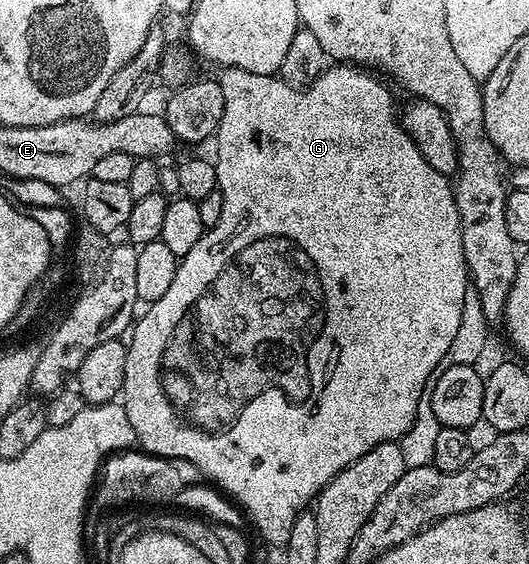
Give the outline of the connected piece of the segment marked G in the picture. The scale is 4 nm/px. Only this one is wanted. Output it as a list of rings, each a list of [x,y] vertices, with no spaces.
[[[335,63],[335,64],[332,64],[332,65],[331,65],[331,66],[330,66],[330,67],[328,67],[328,68],[326,68],[326,69],[324,69],[324,70],[323,70],[323,72],[322,72],[322,73],[320,73],[320,74],[319,74],[319,78],[318,78],[318,79],[317,79],[317,80],[315,80],[315,81],[312,81],[312,82],[311,82],[311,84],[310,84],[310,85],[304,85],[304,86],[303,86],[303,88],[301,88],[301,89],[295,89],[295,88],[293,88],[293,87],[292,87],[292,86],[291,86],[291,85],[290,85],[290,84],[289,84],[289,83],[285,83],[285,82],[284,82],[284,81],[283,81],[283,78],[282,78],[282,77],[280,77],[280,76],[278,76],[278,75],[257,75],[257,74],[256,74],[256,73],[254,73],[254,72],[253,72],[253,71],[245,71],[245,70],[244,70],[244,69],[229,69],[229,68],[224,68],[224,69],[223,69],[223,70],[222,70],[222,72],[220,72],[220,73],[223,73],[223,74],[221,74],[221,75],[219,75],[219,74],[218,74],[218,77],[217,77],[217,80],[218,80],[218,82],[219,82],[219,86],[220,86],[220,87],[221,87],[221,91],[222,91],[222,93],[223,93],[223,94],[224,94],[224,95],[225,95],[225,115],[221,115],[221,123],[220,123],[220,124],[219,124],[219,132],[218,132],[218,134],[217,134],[217,142],[218,142],[218,141],[219,141],[219,146],[217,146],[217,147],[216,147],[216,149],[215,149],[215,153],[216,153],[216,155],[215,155],[215,154],[214,154],[214,156],[215,156],[215,158],[214,158],[214,162],[215,162],[215,170],[216,170],[216,171],[217,171],[217,179],[218,179],[218,180],[219,180],[219,187],[218,187],[218,192],[220,192],[220,193],[222,193],[222,194],[223,194],[223,206],[222,206],[222,207],[221,207],[221,219],[220,219],[220,220],[219,220],[219,221],[218,221],[218,223],[216,223],[216,225],[212,225],[212,226],[210,226],[210,228],[208,228],[208,229],[207,229],[207,230],[206,230],[206,232],[204,232],[204,235],[203,235],[203,237],[202,237],[202,238],[201,238],[201,239],[200,239],[200,241],[199,241],[199,242],[198,242],[198,243],[197,243],[197,247],[193,247],[193,251],[189,251],[189,255],[185,255],[185,256],[184,256],[184,257],[182,257],[182,259],[181,259],[181,260],[180,260],[180,262],[179,262],[179,266],[178,266],[178,267],[177,267],[177,275],[173,275],[173,283],[172,283],[172,285],[171,285],[171,286],[169,286],[169,291],[165,291],[165,295],[161,295],[161,299],[157,299],[157,300],[156,300],[156,301],[153,301],[153,302],[150,302],[150,304],[148,304],[148,305],[147,305],[147,306],[146,306],[146,308],[144,308],[144,309],[147,309],[147,310],[145,310],[145,311],[144,311],[144,313],[143,313],[143,318],[141,318],[141,317],[142,317],[142,313],[141,313],[141,316],[140,316],[140,317],[139,317],[139,318],[138,318],[138,320],[136,320],[136,321],[135,321],[135,322],[134,322],[134,325],[133,325],[133,328],[132,328],[132,329],[131,329],[131,330],[130,330],[130,333],[129,333],[129,338],[130,338],[130,337],[131,337],[131,341],[130,341],[130,340],[128,340],[128,341],[127,341],[127,342],[126,342],[126,346],[127,346],[127,358],[126,358],[126,359],[125,359],[125,383],[124,383],[124,384],[123,384],[123,391],[122,391],[122,394],[121,394],[121,404],[122,404],[122,406],[123,406],[123,409],[124,409],[124,410],[125,410],[125,412],[126,412],[126,413],[127,413],[127,414],[128,414],[128,415],[129,415],[129,423],[133,423],[133,431],[134,431],[134,432],[135,432],[135,439],[136,439],[136,442],[138,442],[138,444],[139,444],[139,445],[140,445],[140,446],[142,446],[142,448],[143,448],[143,449],[144,449],[144,450],[146,450],[146,452],[147,452],[147,453],[149,453],[149,454],[154,454],[154,455],[155,455],[155,457],[157,457],[157,458],[159,458],[159,459],[164,459],[164,458],[169,458],[169,457],[172,457],[172,455],[174,455],[174,453],[187,453],[187,458],[189,458],[189,459],[194,459],[194,460],[195,460],[195,461],[199,461],[199,465],[203,465],[203,469],[207,469],[207,473],[211,473],[211,477],[219,477],[219,486],[218,486],[218,488],[219,488],[219,489],[220,489],[220,490],[222,490],[222,492],[223,492],[223,493],[224,493],[224,494],[226,494],[226,496],[227,496],[227,497],[228,497],[228,498],[231,498],[231,499],[234,499],[234,500],[235,500],[235,501],[236,501],[236,502],[237,502],[237,505],[238,505],[238,507],[239,507],[239,509],[241,509],[241,510],[242,510],[242,512],[243,512],[243,513],[244,513],[244,514],[246,514],[246,516],[247,516],[247,517],[248,517],[248,518],[249,518],[249,516],[251,516],[251,521],[252,521],[252,523],[253,523],[253,524],[255,524],[255,525],[256,525],[256,527],[257,527],[257,528],[259,528],[259,533],[260,533],[260,535],[261,535],[261,536],[263,536],[263,537],[265,537],[265,538],[263,538],[263,539],[264,539],[264,540],[267,540],[267,541],[271,541],[271,540],[274,540],[274,539],[283,539],[283,538],[286,538],[286,535],[287,535],[287,530],[288,530],[288,529],[291,529],[291,528],[292,528],[292,527],[293,527],[293,523],[294,523],[294,522],[295,522],[295,520],[296,520],[296,519],[297,519],[297,515],[298,515],[298,514],[299,514],[299,513],[302,513],[302,512],[304,512],[304,510],[306,510],[306,509],[307,509],[307,508],[308,508],[308,506],[310,506],[310,505],[311,505],[311,504],[312,504],[312,502],[314,502],[314,500],[315,500],[315,498],[316,498],[316,497],[318,497],[318,495],[319,495],[319,492],[320,492],[320,491],[322,491],[322,490],[323,490],[323,488],[325,488],[325,486],[327,486],[327,484],[328,484],[328,483],[330,483],[330,481],[331,481],[331,480],[333,480],[333,479],[334,479],[334,477],[335,477],[335,476],[336,476],[336,475],[338,475],[338,473],[340,473],[340,472],[341,472],[341,471],[342,471],[342,469],[344,469],[344,468],[345,468],[345,467],[349,467],[349,463],[353,463],[353,462],[354,462],[354,461],[356,461],[356,460],[357,460],[357,459],[361,459],[361,455],[365,455],[365,451],[369,451],[369,450],[370,450],[370,449],[372,449],[372,448],[373,448],[373,447],[377,447],[377,446],[378,446],[378,445],[380,445],[380,444],[381,444],[381,443],[385,443],[385,442],[386,442],[386,441],[399,441],[399,439],[400,439],[400,438],[401,438],[401,437],[403,437],[403,436],[404,436],[404,435],[405,435],[405,433],[406,433],[406,432],[407,432],[407,431],[409,431],[409,429],[410,429],[410,425],[411,425],[411,424],[413,424],[413,423],[414,423],[414,416],[415,416],[415,415],[417,415],[417,407],[418,407],[418,401],[419,401],[419,400],[420,400],[420,399],[421,399],[421,395],[422,395],[422,393],[423,393],[423,391],[424,391],[424,390],[426,390],[426,389],[427,389],[427,388],[428,388],[428,385],[429,385],[429,382],[430,382],[430,381],[431,381],[431,380],[432,380],[432,378],[434,378],[434,377],[435,377],[435,376],[436,376],[436,373],[437,373],[437,370],[438,370],[438,369],[439,369],[439,364],[440,364],[440,363],[441,363],[441,359],[444,359],[444,358],[445,358],[445,353],[446,353],[446,352],[447,352],[447,351],[448,351],[448,349],[449,349],[449,345],[450,345],[450,343],[452,343],[452,341],[453,341],[453,335],[455,335],[455,334],[456,334],[456,332],[457,332],[457,327],[459,327],[459,324],[460,324],[460,322],[461,322],[461,309],[462,309],[462,308],[463,308],[463,306],[464,306],[464,298],[465,298],[465,291],[466,291],[466,289],[467,289],[467,287],[468,287],[468,286],[469,286],[469,270],[468,270],[468,267],[467,267],[467,260],[466,260],[466,259],[465,259],[465,247],[464,247],[464,246],[463,246],[463,232],[462,232],[462,231],[461,231],[461,219],[460,219],[460,218],[459,218],[459,212],[458,212],[458,211],[457,211],[457,203],[456,203],[456,202],[455,202],[455,190],[454,190],[454,188],[453,188],[453,185],[452,185],[452,182],[451,182],[451,181],[450,181],[450,180],[448,180],[448,178],[447,178],[447,177],[446,177],[446,176],[444,176],[444,174],[442,174],[442,173],[439,173],[439,172],[437,172],[437,170],[435,170],[435,169],[434,169],[434,168],[433,168],[433,167],[429,167],[429,163],[428,163],[428,162],[427,162],[427,160],[426,160],[426,159],[425,159],[425,155],[421,155],[421,151],[420,151],[420,150],[419,150],[419,148],[418,148],[418,147],[417,147],[417,146],[415,146],[415,144],[414,144],[414,143],[413,143],[413,139],[412,139],[412,138],[411,138],[411,136],[410,136],[410,135],[409,135],[409,134],[407,134],[407,132],[405,132],[405,131],[404,131],[404,129],[403,129],[403,127],[402,127],[402,124],[401,124],[401,121],[400,121],[400,118],[399,118],[399,117],[398,117],[398,116],[397,116],[397,113],[396,113],[396,110],[395,110],[395,113],[394,113],[394,111],[393,111],[393,110],[391,110],[391,108],[393,108],[393,107],[394,107],[394,105],[395,105],[395,101],[394,101],[394,99],[393,99],[393,98],[391,98],[391,93],[390,93],[390,91],[389,91],[389,90],[387,90],[387,89],[386,89],[386,87],[385,87],[385,86],[383,86],[383,85],[382,85],[382,83],[381,83],[381,82],[379,82],[379,81],[378,81],[378,79],[377,79],[377,78],[375,78],[375,77],[374,77],[374,75],[373,75],[373,74],[371,74],[371,73],[374,73],[374,72],[371,72],[371,71],[368,71],[368,70],[367,70],[367,69],[366,69],[366,68],[363,68],[363,67],[356,67],[356,66],[354,66],[354,65],[352,65],[352,64],[350,64],[350,63]]]

